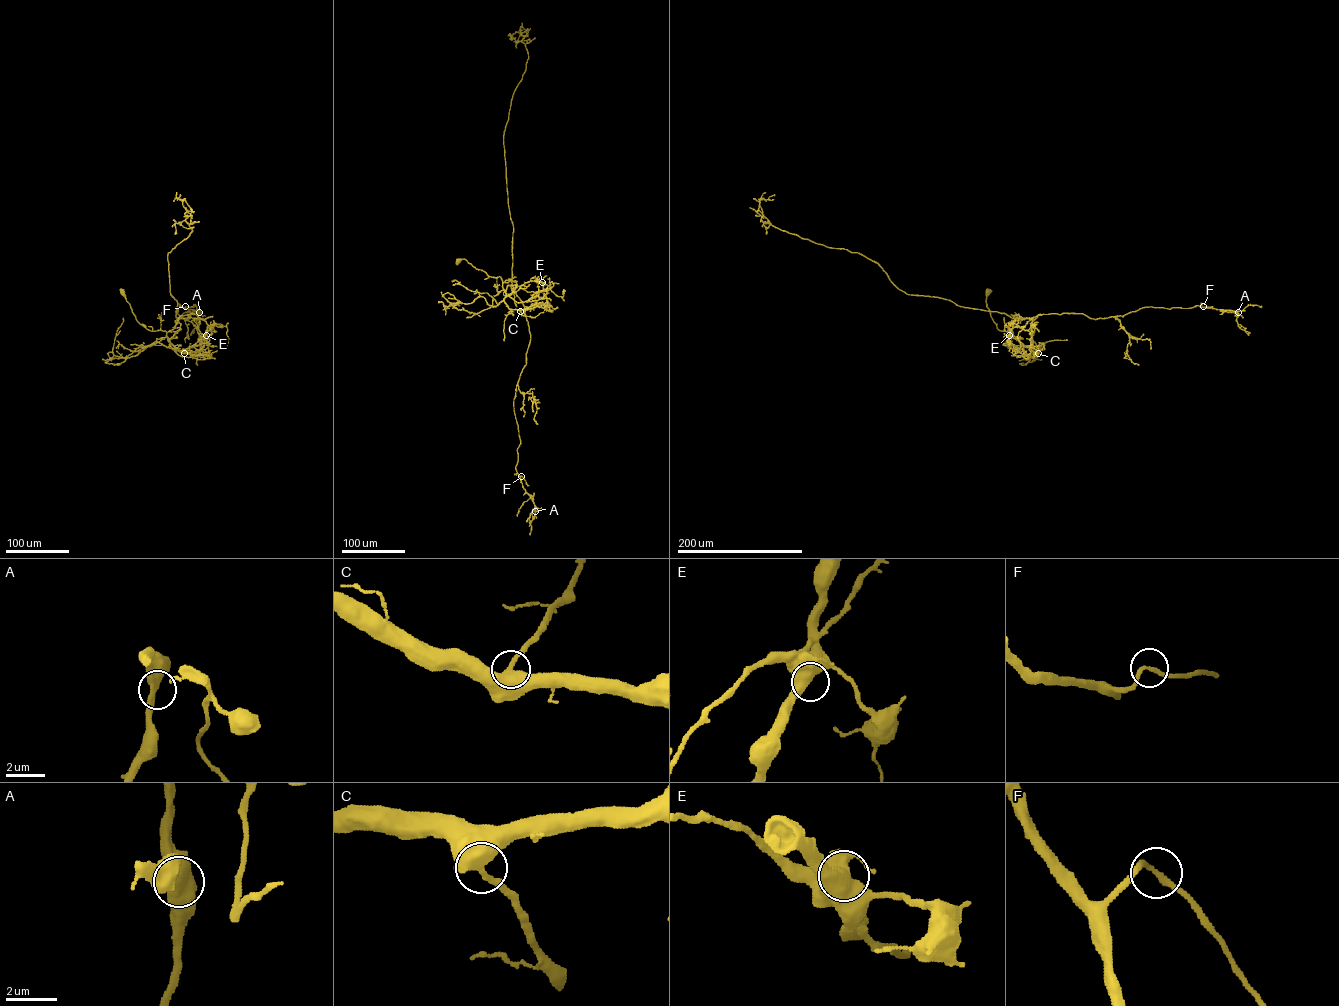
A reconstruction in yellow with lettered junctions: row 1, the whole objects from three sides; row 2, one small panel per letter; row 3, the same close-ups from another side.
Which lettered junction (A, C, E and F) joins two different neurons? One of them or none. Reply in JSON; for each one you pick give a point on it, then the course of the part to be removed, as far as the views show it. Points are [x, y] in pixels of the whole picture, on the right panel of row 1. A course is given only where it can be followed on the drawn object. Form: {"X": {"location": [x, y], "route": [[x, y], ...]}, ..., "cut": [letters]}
{"cut": []}

